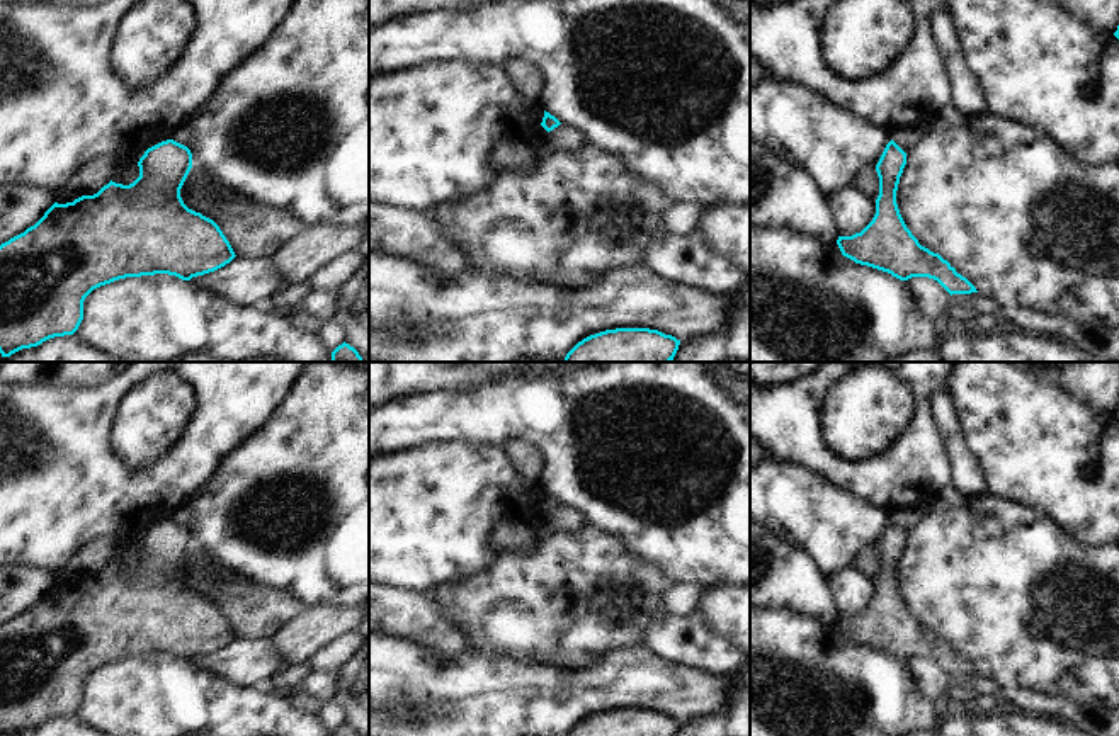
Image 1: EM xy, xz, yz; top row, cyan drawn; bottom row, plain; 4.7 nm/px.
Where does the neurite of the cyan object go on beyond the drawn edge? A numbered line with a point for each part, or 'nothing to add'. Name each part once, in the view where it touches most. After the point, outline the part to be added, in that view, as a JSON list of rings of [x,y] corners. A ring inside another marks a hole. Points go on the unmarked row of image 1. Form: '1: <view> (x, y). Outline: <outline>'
nothing to add

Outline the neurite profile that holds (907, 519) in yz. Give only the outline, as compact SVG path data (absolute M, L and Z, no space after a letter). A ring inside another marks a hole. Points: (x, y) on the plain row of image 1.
M910 507L910 508L898 508L891 513L891 520L905 532L908 534L912 529L915 529L923 515L927 513L927 507Z

